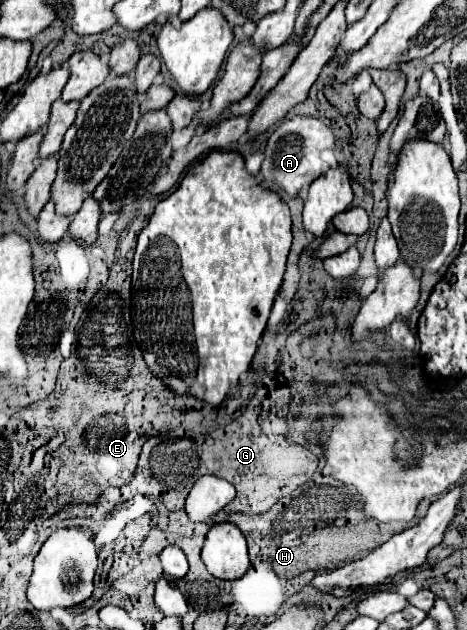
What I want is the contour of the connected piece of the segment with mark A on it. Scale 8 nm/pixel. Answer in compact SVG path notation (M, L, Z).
M294 117L284 121L268 139L266 157L260 169L264 177L264 185L270 189L286 191L288 195L296 195L304 185L310 185L318 175L330 169L328 163L322 161L320 153L326 149L334 149L336 137L332 129L320 121L318 117Z

